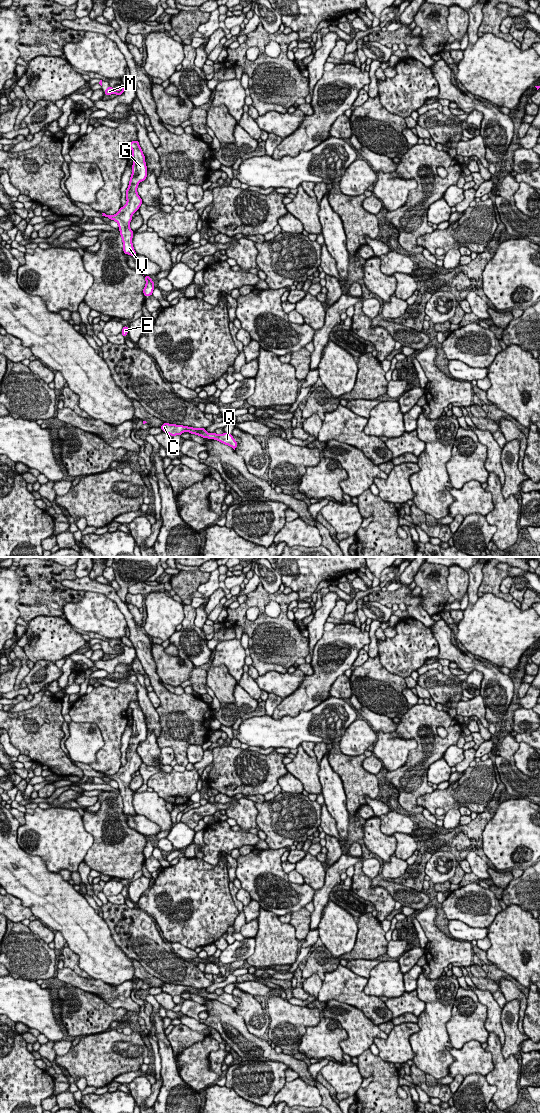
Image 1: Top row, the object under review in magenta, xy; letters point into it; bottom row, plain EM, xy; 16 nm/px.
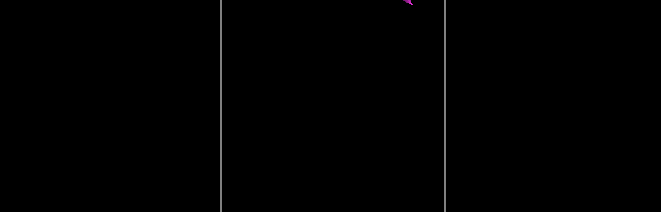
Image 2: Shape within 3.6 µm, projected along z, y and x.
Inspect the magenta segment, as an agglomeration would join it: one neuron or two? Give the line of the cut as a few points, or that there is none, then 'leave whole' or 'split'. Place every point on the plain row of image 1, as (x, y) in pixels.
cut none; leave whole

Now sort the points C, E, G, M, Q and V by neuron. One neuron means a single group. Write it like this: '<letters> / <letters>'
C E G M Q V

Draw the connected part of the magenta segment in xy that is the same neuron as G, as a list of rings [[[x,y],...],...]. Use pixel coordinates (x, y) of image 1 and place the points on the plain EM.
[[[137,700],[129,703],[129,708],[132,709],[132,735],[130,737],[129,746],[126,750],[126,765],[121,767],[115,775],[107,775],[102,773],[104,777],[108,777],[118,783],[120,795],[123,802],[123,812],[125,814],[134,816],[137,813],[132,804],[134,792],[130,789],[129,785],[132,780],[132,775],[139,770],[140,765],[143,763],[142,759],[137,753],[138,744],[145,741],[147,737],[147,726],[145,716]]]

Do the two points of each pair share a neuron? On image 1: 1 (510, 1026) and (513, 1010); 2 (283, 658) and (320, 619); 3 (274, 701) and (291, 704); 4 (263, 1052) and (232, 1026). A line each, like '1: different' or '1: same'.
1: same
2: different
3: different
4: same

